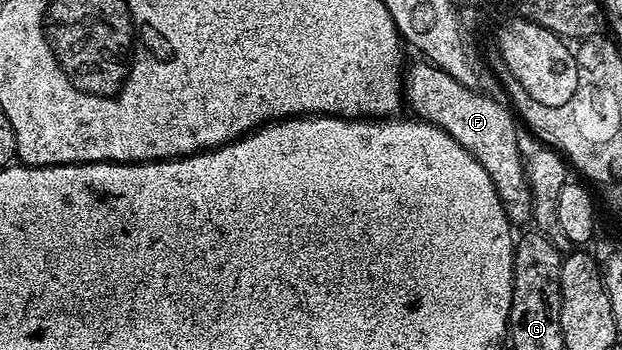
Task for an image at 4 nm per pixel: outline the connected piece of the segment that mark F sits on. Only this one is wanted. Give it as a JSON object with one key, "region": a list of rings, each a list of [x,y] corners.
{"region":[[[418,59],[418,62],[411,69],[409,66],[404,77],[404,95],[408,100],[408,105],[411,105],[418,112],[415,114],[421,120],[438,125],[444,131],[448,131],[448,135],[452,135],[455,144],[461,146],[463,152],[467,153],[478,164],[478,168],[485,171],[487,177],[492,179],[494,191],[500,195],[502,205],[505,207],[511,222],[529,222],[532,217],[532,186],[530,180],[526,178],[526,163],[522,156],[520,136],[518,137],[518,129],[514,126],[515,114],[505,104],[502,106],[500,102],[493,101],[492,98],[477,93],[478,91],[477,88],[452,79],[452,75],[445,73],[439,65],[431,65],[425,59]]]}

